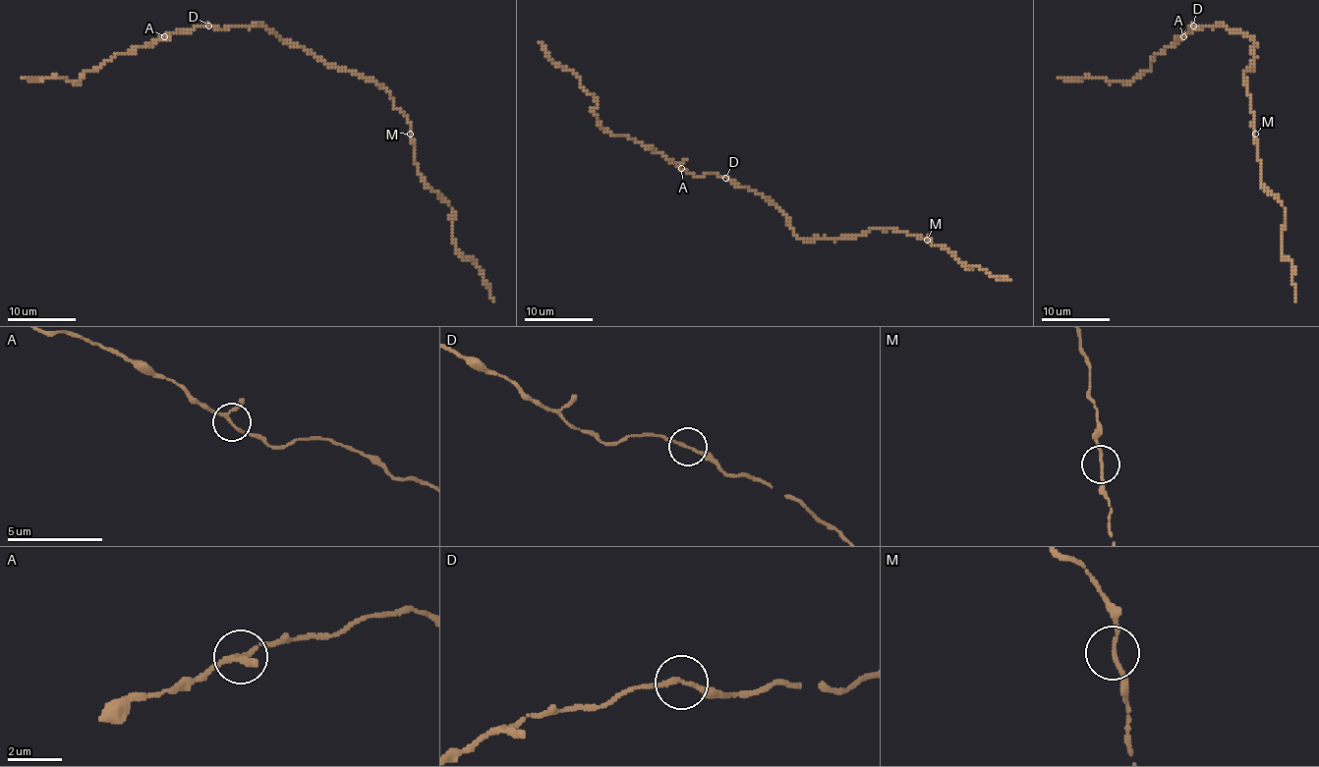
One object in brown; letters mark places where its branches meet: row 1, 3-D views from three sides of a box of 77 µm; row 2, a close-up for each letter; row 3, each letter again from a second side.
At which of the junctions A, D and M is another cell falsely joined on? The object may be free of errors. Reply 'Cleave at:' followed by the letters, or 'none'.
Cleave at: none

